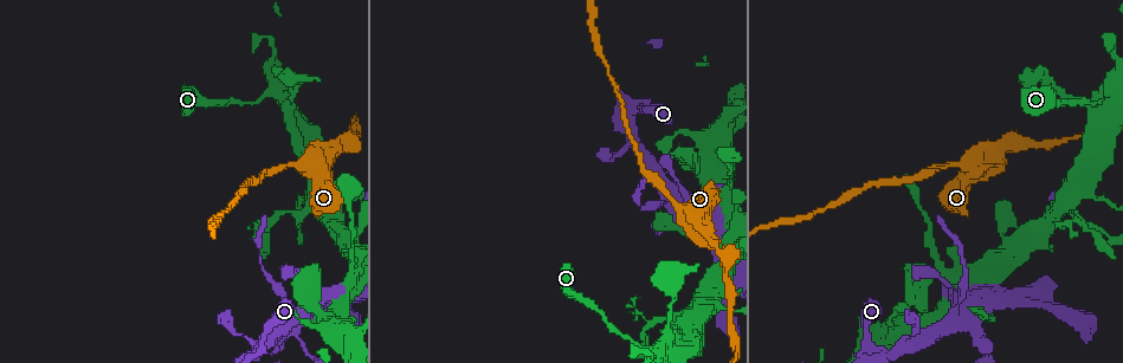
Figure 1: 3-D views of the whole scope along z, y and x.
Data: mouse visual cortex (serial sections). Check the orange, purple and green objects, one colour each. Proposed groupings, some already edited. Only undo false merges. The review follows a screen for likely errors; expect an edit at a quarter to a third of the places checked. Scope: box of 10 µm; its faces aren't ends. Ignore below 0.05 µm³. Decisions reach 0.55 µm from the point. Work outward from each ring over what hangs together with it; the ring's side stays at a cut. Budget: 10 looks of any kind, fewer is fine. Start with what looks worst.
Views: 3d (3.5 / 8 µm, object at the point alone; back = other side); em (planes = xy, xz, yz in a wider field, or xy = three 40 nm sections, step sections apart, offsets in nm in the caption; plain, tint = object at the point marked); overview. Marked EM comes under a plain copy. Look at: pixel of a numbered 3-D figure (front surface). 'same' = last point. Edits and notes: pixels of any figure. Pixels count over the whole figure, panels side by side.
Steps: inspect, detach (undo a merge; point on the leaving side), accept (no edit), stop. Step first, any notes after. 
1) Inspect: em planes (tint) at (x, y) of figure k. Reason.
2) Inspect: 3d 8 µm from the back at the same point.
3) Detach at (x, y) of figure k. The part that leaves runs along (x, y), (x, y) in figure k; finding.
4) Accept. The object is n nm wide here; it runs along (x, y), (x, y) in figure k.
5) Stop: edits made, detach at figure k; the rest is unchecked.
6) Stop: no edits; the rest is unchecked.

Inspect: 3d 8 µm at (911, 334) of figure 1. Abrupt turn.

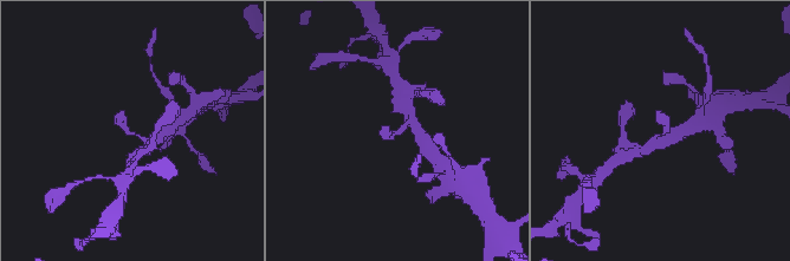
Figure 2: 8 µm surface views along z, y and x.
Inspect: em planes (tint) at the same point.

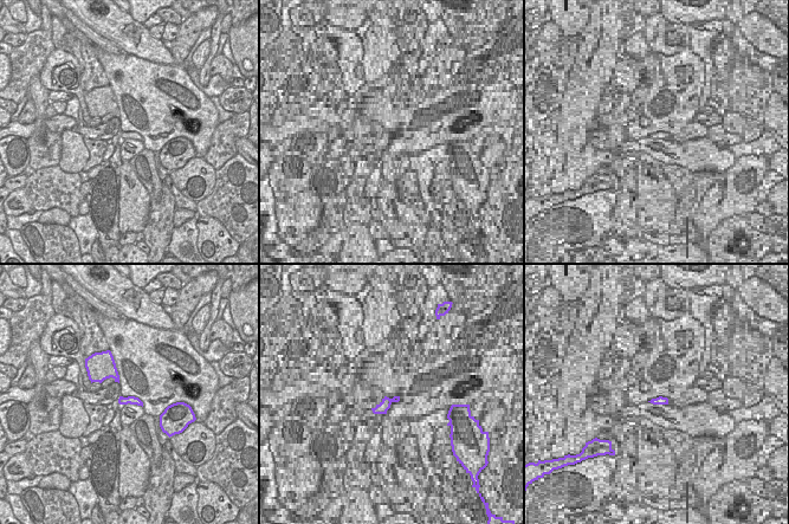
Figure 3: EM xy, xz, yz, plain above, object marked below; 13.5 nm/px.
Accept. The object is 120 nm wide here; it runs along (641, 150), (667, 131), (660, 110) in figure 2; one cell here.

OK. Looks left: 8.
Inspect: 3d 3.5 µm at (963, 305) of figure 1. Narrows sharply.

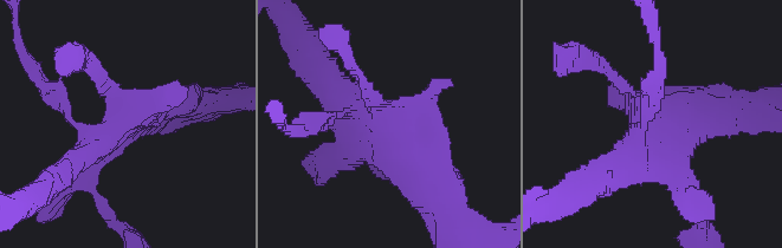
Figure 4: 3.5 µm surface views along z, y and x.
Inspect: em xy step 1 (tint) at (655, 119) of figure 4.

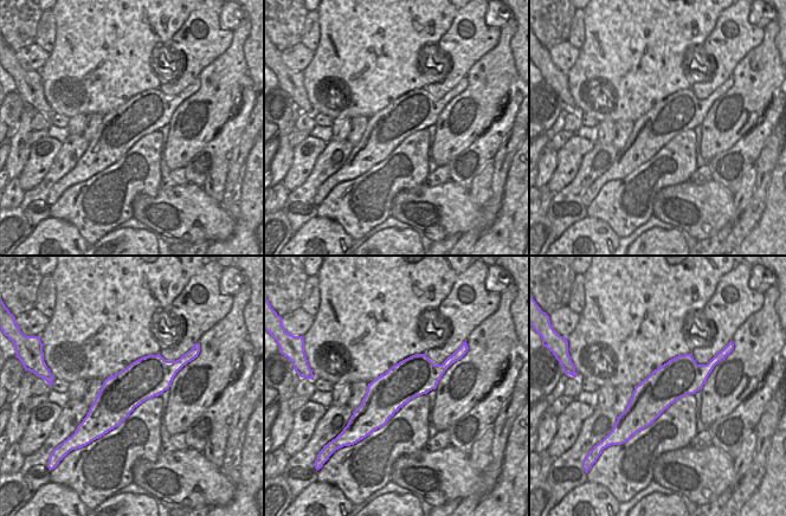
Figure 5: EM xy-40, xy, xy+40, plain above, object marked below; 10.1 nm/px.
Accept. It runs along (335, 82), (412, 139), (437, 173) in figure 4; continuous, no second cell.

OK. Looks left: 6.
Inspect: 3d 3.5 µm at (963, 164) of figure 1.

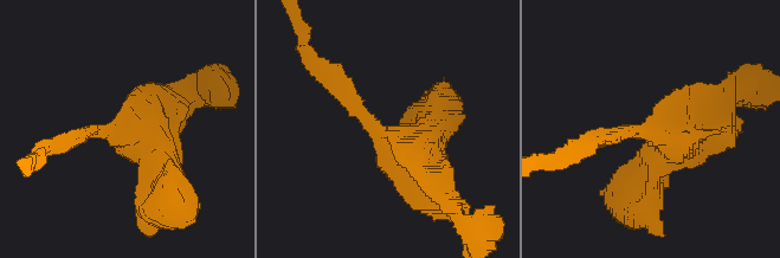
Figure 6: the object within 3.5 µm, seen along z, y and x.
Accept. It runs along (431, 128), (412, 149), (387, 140), (333, 73) in figure 6; one cell here.

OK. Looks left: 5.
Inspect: 3d 8 µm at (1074, 201) of figure 1. Thick turns thin.

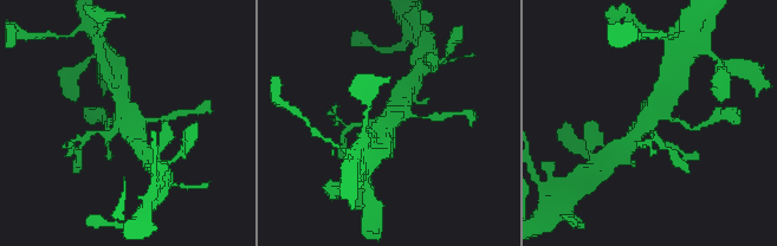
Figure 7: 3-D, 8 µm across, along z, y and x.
Inspect: em xy step 2 (tint) at the same point. Now the EM.

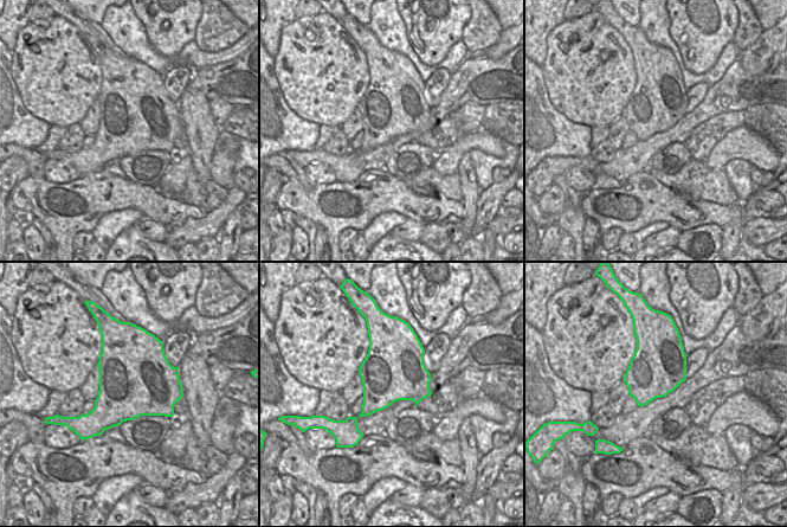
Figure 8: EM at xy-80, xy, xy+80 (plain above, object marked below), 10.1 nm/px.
Detach at (666, 144) of figure 7. The object is 600 nm wide here; the part that leaves runs along (652, 131), (672, 153) in figure 7; two cells meet here.

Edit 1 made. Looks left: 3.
Stop: edits made, detach at figure 7; the rest is unchecked.

